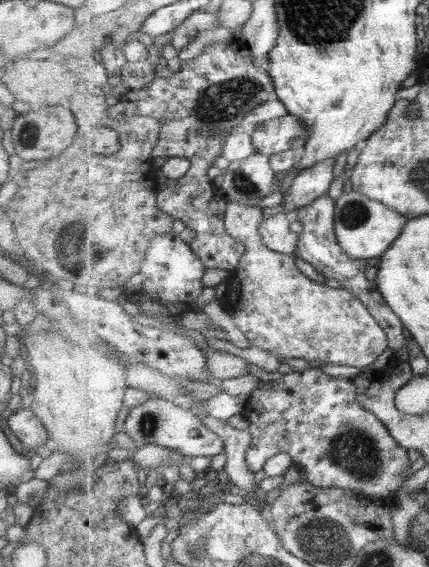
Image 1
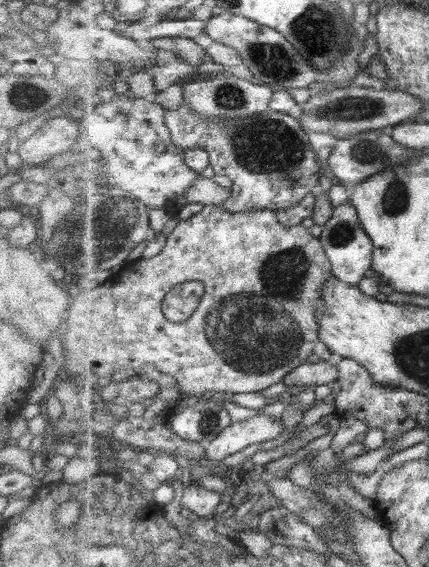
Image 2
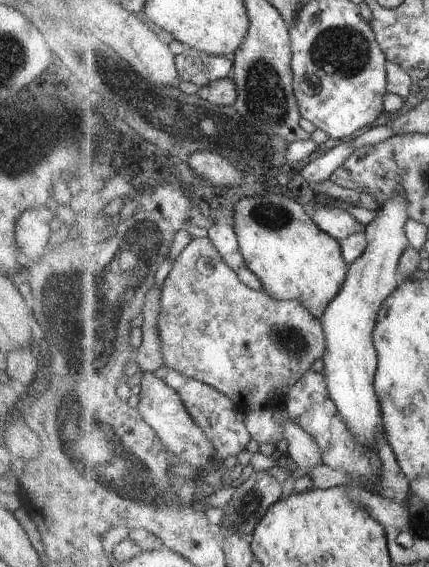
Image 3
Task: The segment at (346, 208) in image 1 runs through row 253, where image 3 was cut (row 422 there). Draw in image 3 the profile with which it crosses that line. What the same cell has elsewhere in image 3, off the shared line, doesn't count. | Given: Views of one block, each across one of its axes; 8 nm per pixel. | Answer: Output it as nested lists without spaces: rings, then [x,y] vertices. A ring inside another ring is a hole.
[[[391,198],[378,209],[376,218],[366,225],[365,254],[349,266],[343,290],[329,303],[320,318],[327,338],[327,350],[322,360],[329,394],[333,394],[333,400],[337,402],[337,408],[353,436],[367,448],[373,448],[379,442],[379,436],[385,435],[383,410],[375,392],[378,352],[374,345],[374,330],[381,307],[399,288],[397,266],[409,246],[405,234],[405,222],[411,220],[409,208],[407,198],[403,201]]]

